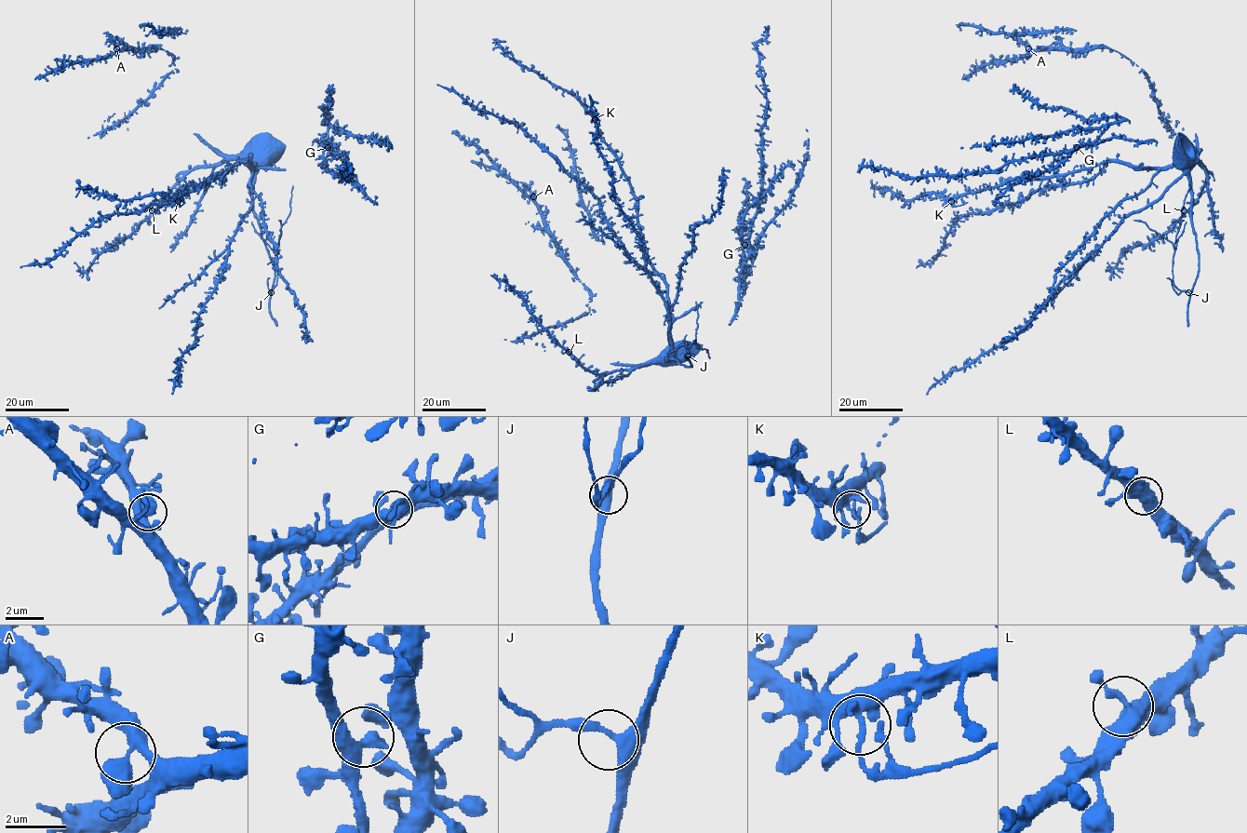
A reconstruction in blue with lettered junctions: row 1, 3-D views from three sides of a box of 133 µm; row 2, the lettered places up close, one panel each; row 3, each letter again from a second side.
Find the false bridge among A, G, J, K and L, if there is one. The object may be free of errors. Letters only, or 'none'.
K

